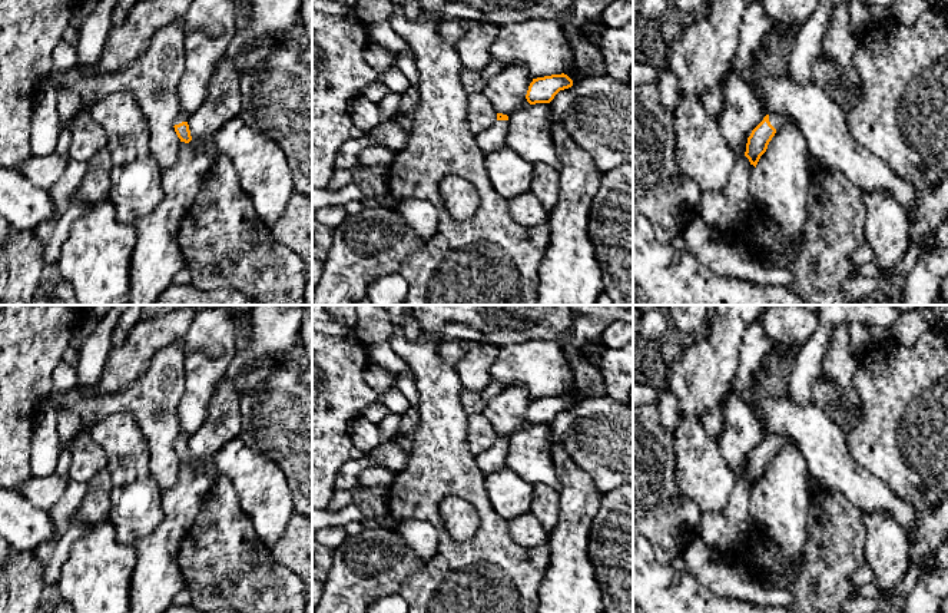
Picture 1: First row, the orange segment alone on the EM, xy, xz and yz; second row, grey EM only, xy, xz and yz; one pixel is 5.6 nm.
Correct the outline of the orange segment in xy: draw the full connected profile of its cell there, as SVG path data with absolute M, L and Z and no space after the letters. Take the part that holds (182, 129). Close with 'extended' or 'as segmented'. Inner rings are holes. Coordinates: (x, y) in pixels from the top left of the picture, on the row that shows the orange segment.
M179 115L175 119L173 127L180 142L189 143L192 140L189 125L188 125L188 116Z | extended

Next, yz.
M766 115L763 120L752 130L748 137L745 156L749 159L750 165L756 168L760 156L766 152L769 142L775 133L789 125L796 123L790 116L786 115Z | extended

